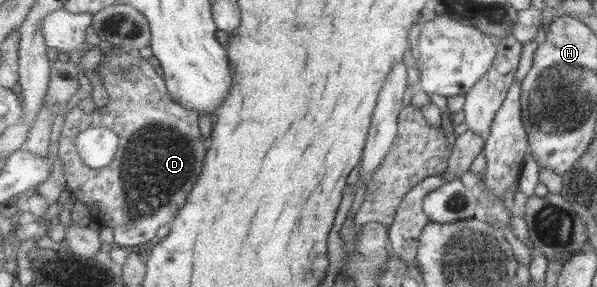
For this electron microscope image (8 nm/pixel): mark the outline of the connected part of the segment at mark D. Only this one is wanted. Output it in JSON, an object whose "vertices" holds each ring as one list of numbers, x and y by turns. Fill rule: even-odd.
{"vertices":[[111,47,111,50,112,48,115,53,101,62,101,69,106,73,105,87,109,91,110,103,107,107,95,108,91,114,79,108,80,105,69,110,63,136,59,141,59,153,73,198,87,206,93,220,99,221,104,227,112,227,115,245,124,248,149,243,158,237,163,227,174,224,177,214,187,205,191,191,203,175,204,159,208,157,211,141,203,140,205,137,199,123,202,113,177,103,169,91,166,77,157,71,149,58,129,55,129,51,122,47],[121,67,128,69,129,73,121,72],[91,127,109,127,121,137,118,156,111,165,103,169,89,167,77,145,79,135]]}

